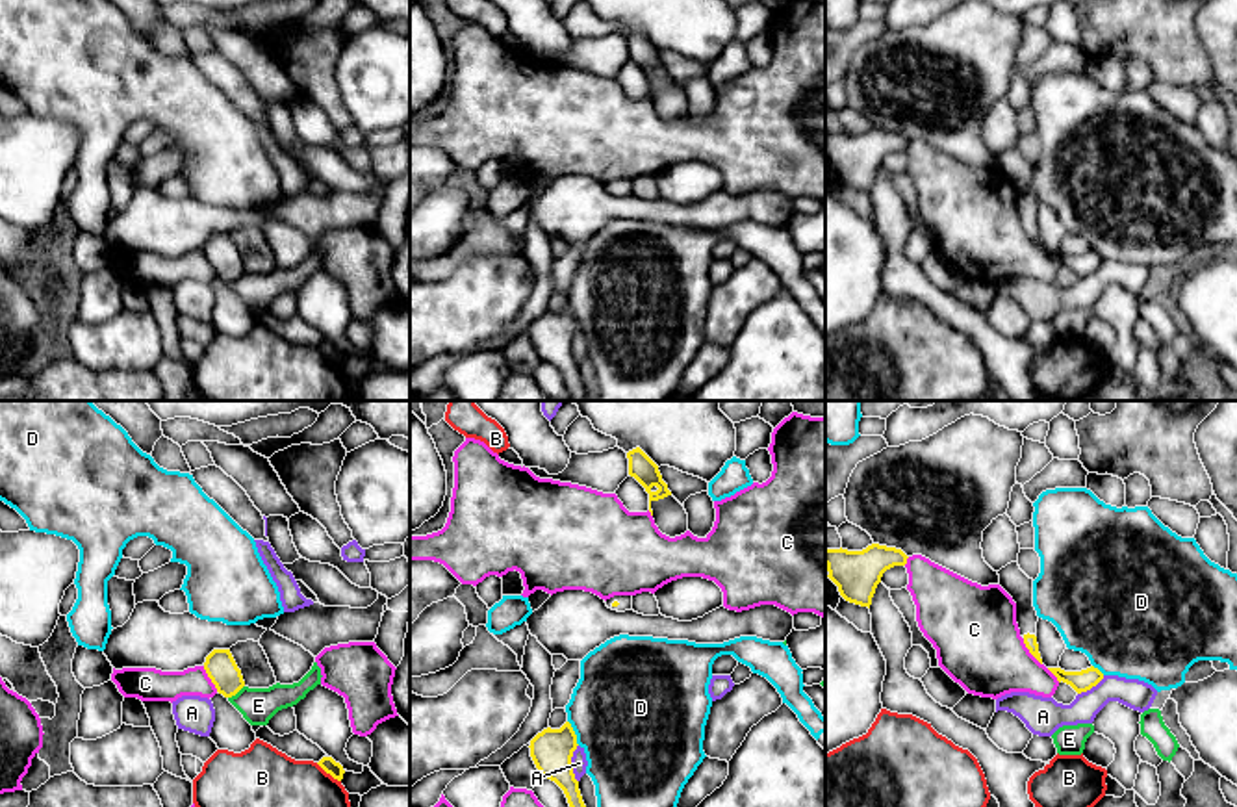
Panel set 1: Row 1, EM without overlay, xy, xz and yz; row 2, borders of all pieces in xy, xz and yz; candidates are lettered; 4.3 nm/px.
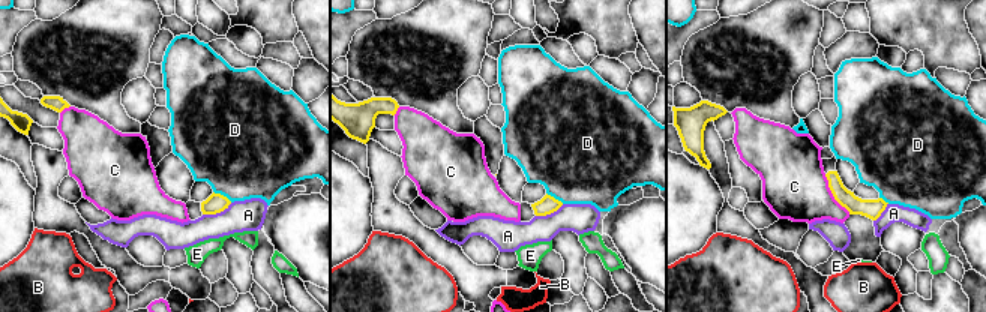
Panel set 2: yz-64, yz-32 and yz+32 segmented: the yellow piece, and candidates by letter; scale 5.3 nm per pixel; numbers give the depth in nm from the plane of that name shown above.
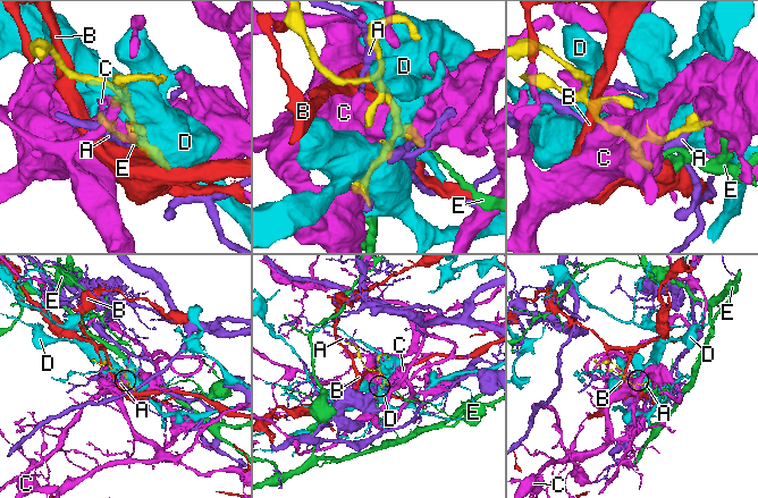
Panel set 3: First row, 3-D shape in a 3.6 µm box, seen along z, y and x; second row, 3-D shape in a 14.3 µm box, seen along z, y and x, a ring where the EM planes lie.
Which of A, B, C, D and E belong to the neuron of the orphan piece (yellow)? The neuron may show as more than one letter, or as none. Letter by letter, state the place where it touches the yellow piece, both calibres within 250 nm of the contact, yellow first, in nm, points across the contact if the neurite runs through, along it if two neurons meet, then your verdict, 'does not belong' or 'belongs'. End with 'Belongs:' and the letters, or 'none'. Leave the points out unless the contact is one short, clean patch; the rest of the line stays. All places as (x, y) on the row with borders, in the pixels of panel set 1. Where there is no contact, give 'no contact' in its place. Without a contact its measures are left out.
A: xz (570, 763) | 190/70 nm | does not belong
B: xy (329, 772) | 70/240 nm | does not belong
C: yz (1030, 652) | 60/380 nm | does not belong
D: xz (573, 733) | 190/480 nm | does not belong
E: xy (236, 692) | 140/160 nm | along xy (243, 685), (229, 698) | does not belong
Belongs: none

